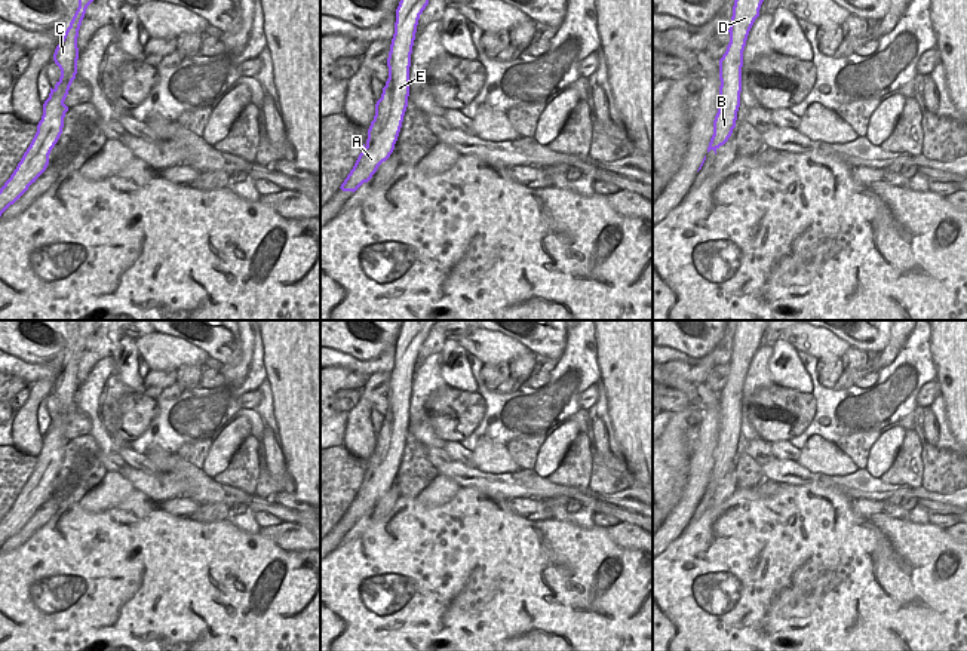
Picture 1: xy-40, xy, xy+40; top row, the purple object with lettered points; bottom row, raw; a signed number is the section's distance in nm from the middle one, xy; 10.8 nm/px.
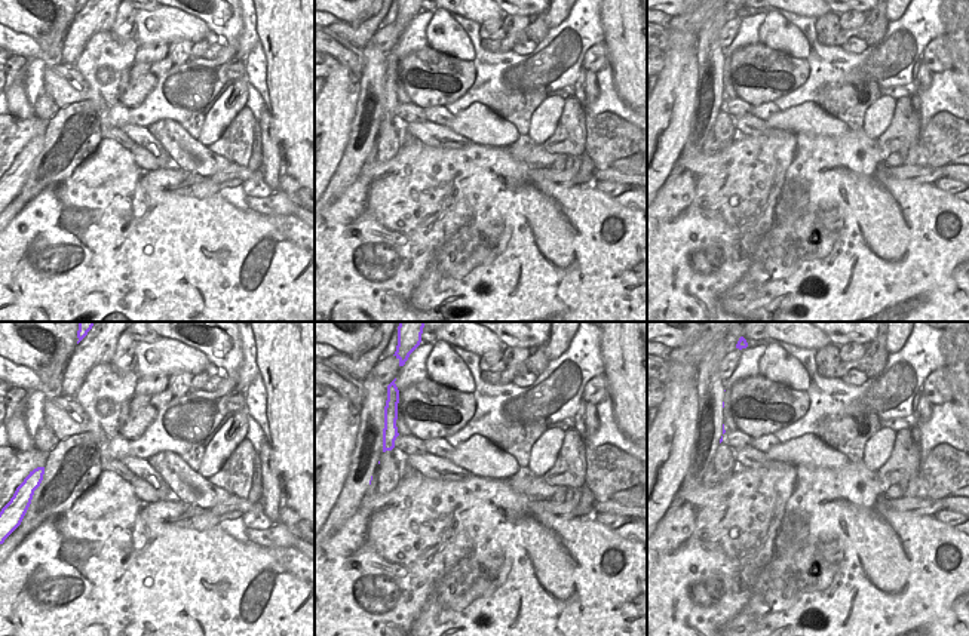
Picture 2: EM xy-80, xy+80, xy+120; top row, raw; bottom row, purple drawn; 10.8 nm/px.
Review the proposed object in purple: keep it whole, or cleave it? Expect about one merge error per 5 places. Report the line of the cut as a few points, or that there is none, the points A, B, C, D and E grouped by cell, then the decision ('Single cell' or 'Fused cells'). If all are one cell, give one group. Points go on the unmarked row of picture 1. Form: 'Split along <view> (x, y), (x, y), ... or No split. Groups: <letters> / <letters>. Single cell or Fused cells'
No split. Groups: A B C D E. Single cell

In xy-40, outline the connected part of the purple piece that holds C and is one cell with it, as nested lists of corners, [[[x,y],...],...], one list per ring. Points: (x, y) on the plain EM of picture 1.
[[[101,320],[80,322],[79,340],[53,386],[53,393],[61,402],[61,409],[55,420],[50,420],[49,430],[43,436],[43,448],[30,479],[10,510],[0,521],[0,549],[36,515],[49,497],[49,486],[62,466],[64,449],[68,443],[64,433],[77,406],[79,362],[88,338],[96,331],[99,322]]]

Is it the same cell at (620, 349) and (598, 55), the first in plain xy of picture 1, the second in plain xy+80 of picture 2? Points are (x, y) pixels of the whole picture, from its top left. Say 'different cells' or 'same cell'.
different cells

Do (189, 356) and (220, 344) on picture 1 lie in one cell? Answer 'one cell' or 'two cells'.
two cells

